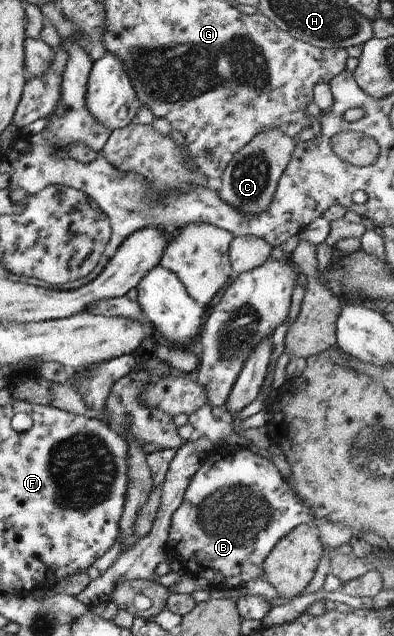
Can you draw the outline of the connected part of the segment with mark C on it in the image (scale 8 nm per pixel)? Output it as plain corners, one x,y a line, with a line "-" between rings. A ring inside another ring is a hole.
268,128
250,138
226,164
217,191
220,199
240,210
246,217
264,211
272,199
278,178
282,175
293,152
295,143
278,128

